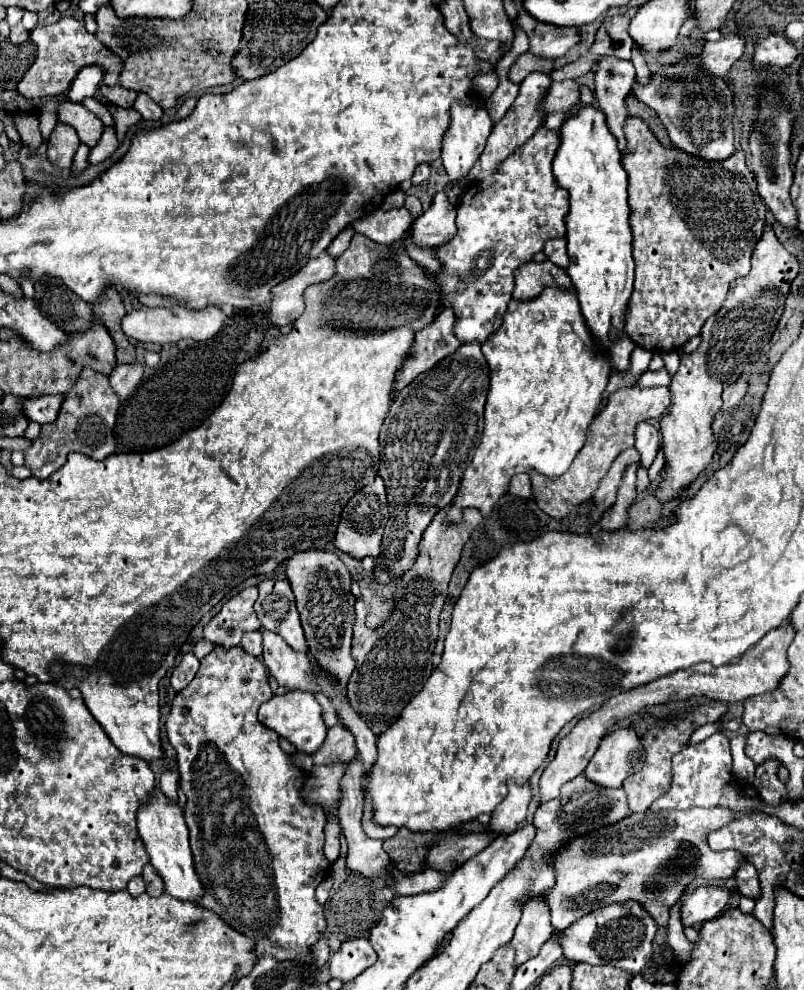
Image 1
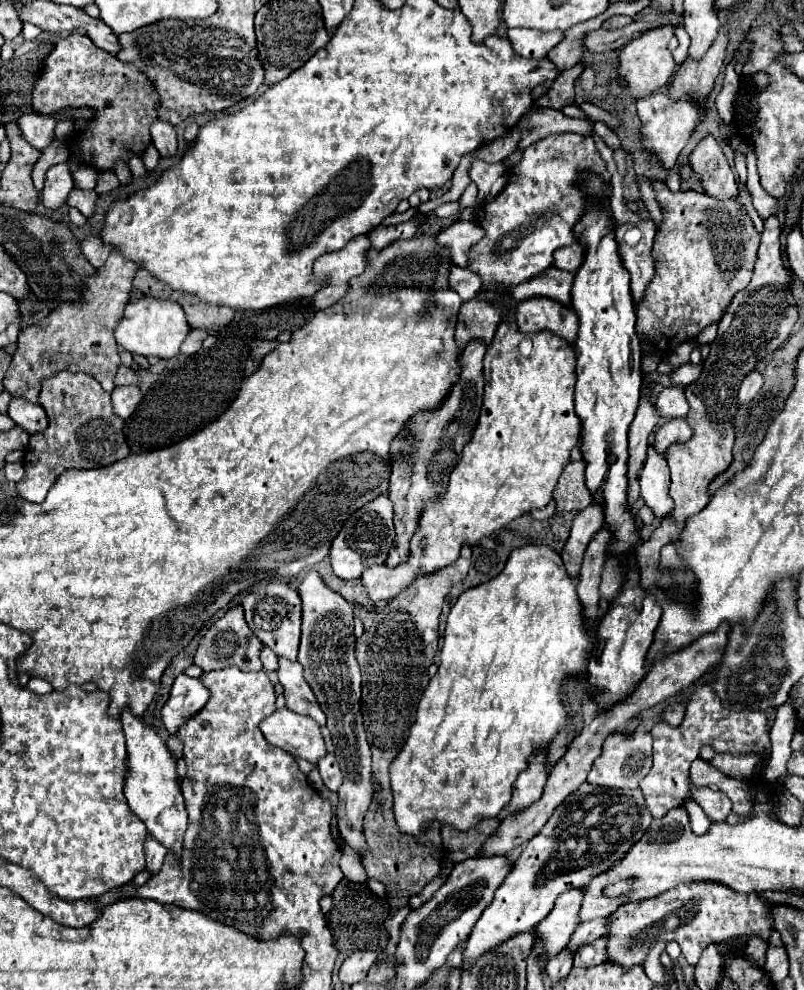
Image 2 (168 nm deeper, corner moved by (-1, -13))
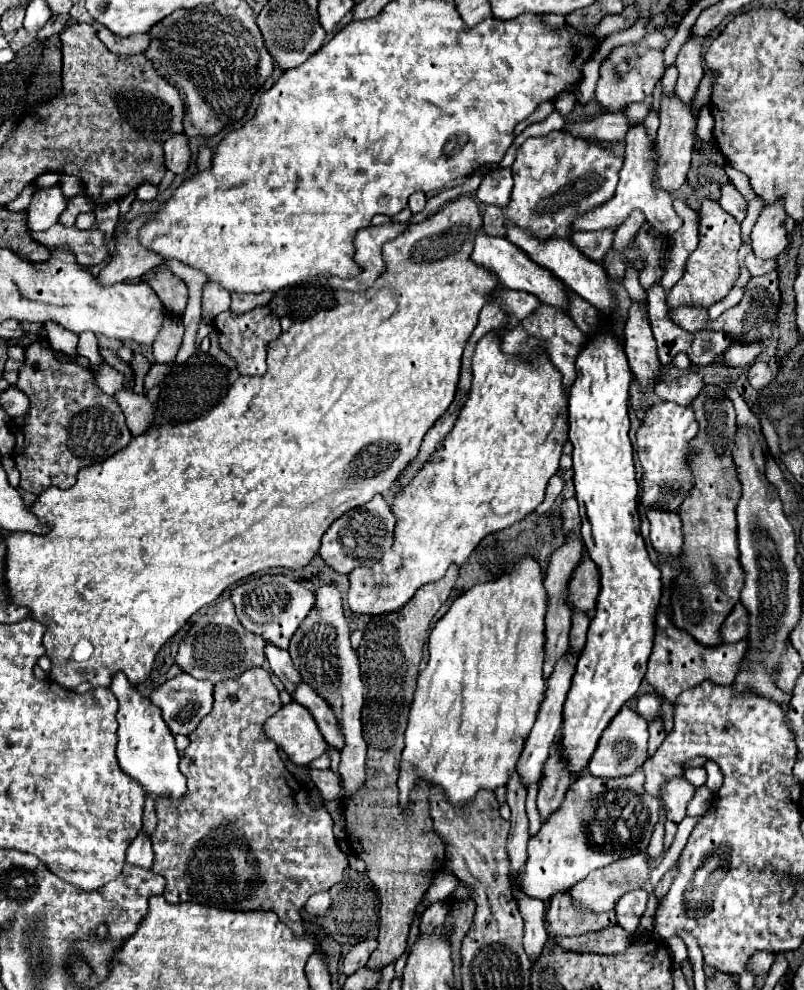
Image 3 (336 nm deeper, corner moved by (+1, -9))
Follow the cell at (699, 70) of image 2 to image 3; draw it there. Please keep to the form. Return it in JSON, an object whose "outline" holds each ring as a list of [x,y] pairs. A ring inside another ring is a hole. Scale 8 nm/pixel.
{"outline":[[[675,94],[661,96],[661,124],[657,130],[655,152],[657,152],[657,166],[655,166],[655,186],[665,192],[675,192],[687,180],[689,162],[693,156],[693,132],[697,126],[697,116],[691,114],[691,106],[685,106]]]}

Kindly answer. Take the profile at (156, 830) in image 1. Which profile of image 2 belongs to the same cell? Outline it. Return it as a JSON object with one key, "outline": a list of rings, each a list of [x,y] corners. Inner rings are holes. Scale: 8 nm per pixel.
{"outline":[[[123,712],[123,732],[127,742],[127,780],[125,780],[125,798],[133,814],[147,826],[147,832],[163,844],[175,858],[181,858],[183,836],[187,830],[187,812],[181,796],[181,788],[175,782],[175,760],[167,746],[161,742],[155,730],[137,720],[131,712]]]}

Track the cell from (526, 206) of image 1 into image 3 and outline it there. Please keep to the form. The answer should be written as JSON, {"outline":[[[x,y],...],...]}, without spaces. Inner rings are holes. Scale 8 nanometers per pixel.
{"outline":[[[551,132],[543,138],[529,138],[519,146],[517,158],[511,166],[515,188],[509,206],[487,206],[483,224],[493,236],[505,236],[505,220],[535,232],[539,238],[569,236],[569,226],[577,216],[613,198],[621,164],[623,158],[611,150],[567,132]]]}

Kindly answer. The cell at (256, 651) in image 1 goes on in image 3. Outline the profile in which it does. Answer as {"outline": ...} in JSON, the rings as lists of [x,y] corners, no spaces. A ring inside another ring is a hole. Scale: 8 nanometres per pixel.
{"outline":[[[267,644],[265,656],[267,656],[267,660],[269,660],[271,672],[283,682],[285,690],[293,696],[293,692],[295,692],[297,686],[301,684],[301,674],[299,674],[297,668],[293,666],[289,652],[287,652],[287,650],[281,650],[281,648],[277,648],[277,646]]]}

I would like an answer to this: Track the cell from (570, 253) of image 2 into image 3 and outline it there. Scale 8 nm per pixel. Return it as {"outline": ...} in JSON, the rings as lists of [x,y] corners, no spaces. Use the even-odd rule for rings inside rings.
{"outline":[[[595,230],[595,232],[575,232],[571,236],[573,244],[591,260],[601,262],[605,252],[613,244],[613,234],[615,230]]]}

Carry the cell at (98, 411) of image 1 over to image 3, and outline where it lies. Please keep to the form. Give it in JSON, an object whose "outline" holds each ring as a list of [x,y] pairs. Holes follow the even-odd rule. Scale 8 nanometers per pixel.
{"outline":[[[43,338],[31,342],[25,352],[25,366],[19,370],[15,388],[29,396],[29,414],[23,416],[21,426],[15,430],[17,444],[13,448],[13,460],[21,472],[21,488],[33,494],[41,494],[49,486],[69,488],[81,468],[103,462],[125,448],[131,432],[119,404],[101,392],[91,370],[75,362],[57,360]]]}

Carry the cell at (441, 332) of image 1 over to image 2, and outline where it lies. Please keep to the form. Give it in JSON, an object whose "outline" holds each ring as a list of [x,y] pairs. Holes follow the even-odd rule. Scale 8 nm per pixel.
{"outline":[[[469,300],[463,302],[459,310],[459,318],[455,324],[455,342],[463,350],[467,342],[479,340],[487,346],[491,344],[491,338],[495,336],[495,330],[499,322],[507,316],[507,312],[491,306],[485,300]]]}

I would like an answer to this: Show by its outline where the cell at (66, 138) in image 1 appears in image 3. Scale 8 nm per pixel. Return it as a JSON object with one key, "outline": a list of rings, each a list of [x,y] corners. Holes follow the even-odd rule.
{"outline":[[[51,186],[47,190],[39,190],[33,194],[31,204],[25,208],[27,222],[31,230],[47,230],[53,224],[57,224],[61,212],[65,210],[67,200],[63,198],[63,192],[59,186]]]}

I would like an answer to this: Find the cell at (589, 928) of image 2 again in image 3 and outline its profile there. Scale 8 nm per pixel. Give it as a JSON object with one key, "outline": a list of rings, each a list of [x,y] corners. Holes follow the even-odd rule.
{"outline":[[[633,890],[633,892],[627,892],[617,902],[617,906],[615,906],[617,920],[619,920],[619,926],[625,932],[635,934],[635,930],[639,926],[639,920],[641,920],[641,916],[647,910],[647,900],[649,900],[649,892],[647,890]]]}

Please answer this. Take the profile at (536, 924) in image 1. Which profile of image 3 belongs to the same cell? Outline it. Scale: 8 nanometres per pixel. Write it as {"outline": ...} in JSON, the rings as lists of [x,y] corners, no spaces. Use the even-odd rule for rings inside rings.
{"outline":[[[645,852],[635,854],[631,858],[623,858],[617,862],[611,862],[605,868],[593,870],[587,878],[583,878],[581,882],[577,882],[577,886],[571,886],[571,896],[575,898],[575,902],[587,910],[593,912],[607,912],[613,910],[613,906],[617,904],[617,898],[621,898],[621,894],[627,894],[631,890],[637,888],[645,888],[651,890],[651,882],[649,882],[649,868],[647,868],[647,858]]]}

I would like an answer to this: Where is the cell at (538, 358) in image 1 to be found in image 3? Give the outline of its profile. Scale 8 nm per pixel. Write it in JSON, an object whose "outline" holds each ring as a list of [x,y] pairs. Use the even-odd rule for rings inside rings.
{"outline":[[[487,334],[477,342],[469,400],[461,408],[453,432],[445,436],[445,442],[441,442],[415,478],[389,500],[395,516],[393,546],[377,564],[359,566],[349,574],[347,604],[355,614],[381,616],[401,610],[421,586],[441,580],[451,564],[465,564],[485,536],[523,520],[543,502],[547,482],[559,470],[567,434],[567,398],[561,374],[545,356],[533,362],[516,359],[515,372],[511,374],[507,374],[507,362],[509,358],[501,352],[499,334]]]}

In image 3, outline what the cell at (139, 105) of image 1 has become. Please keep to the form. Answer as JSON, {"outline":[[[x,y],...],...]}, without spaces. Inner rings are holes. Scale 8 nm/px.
{"outline":[[[175,134],[171,136],[165,144],[165,166],[167,170],[175,172],[175,174],[183,174],[189,168],[191,162],[191,150],[189,150],[189,142],[185,134]]]}

